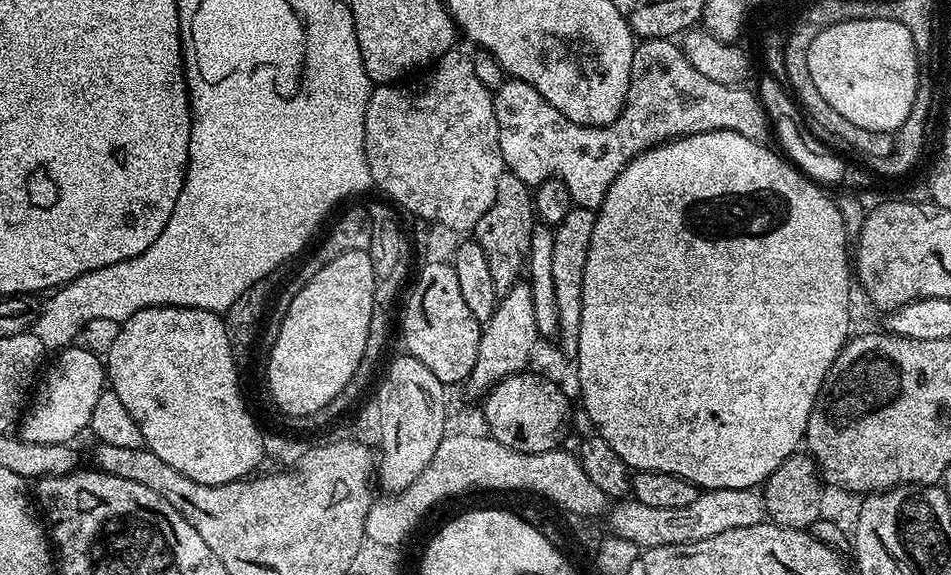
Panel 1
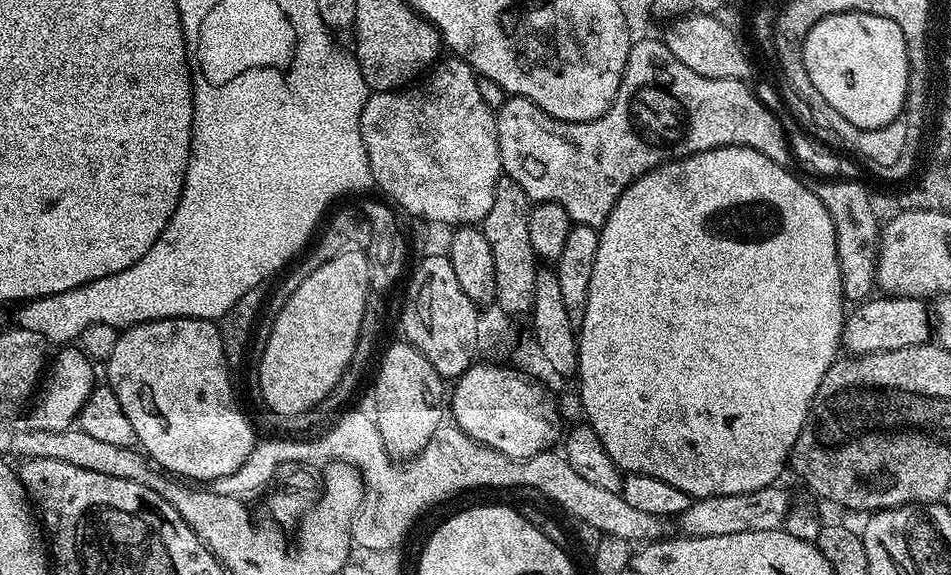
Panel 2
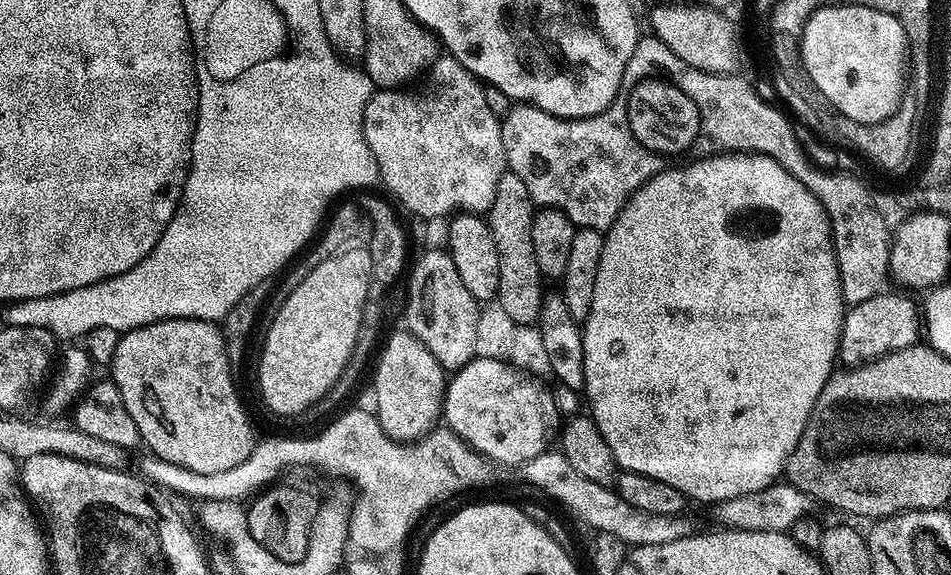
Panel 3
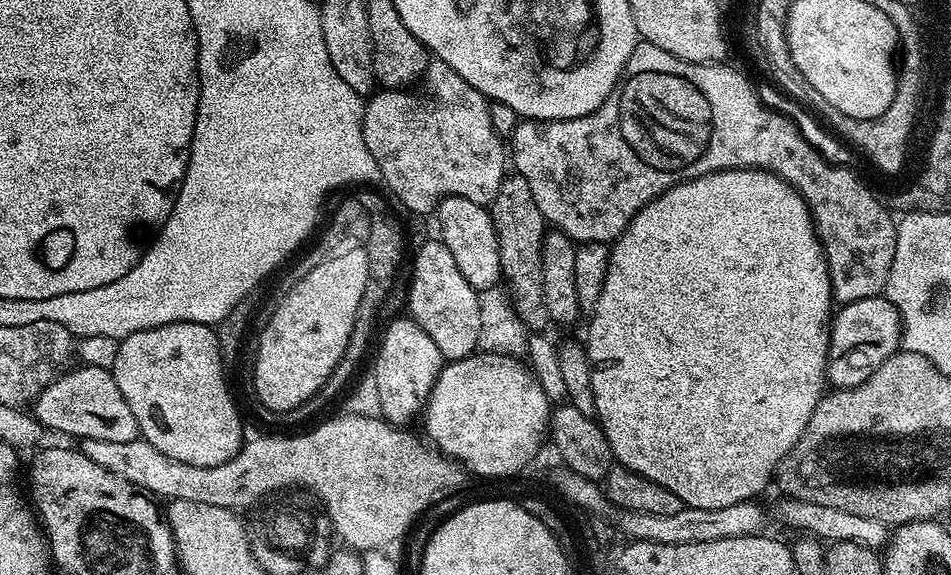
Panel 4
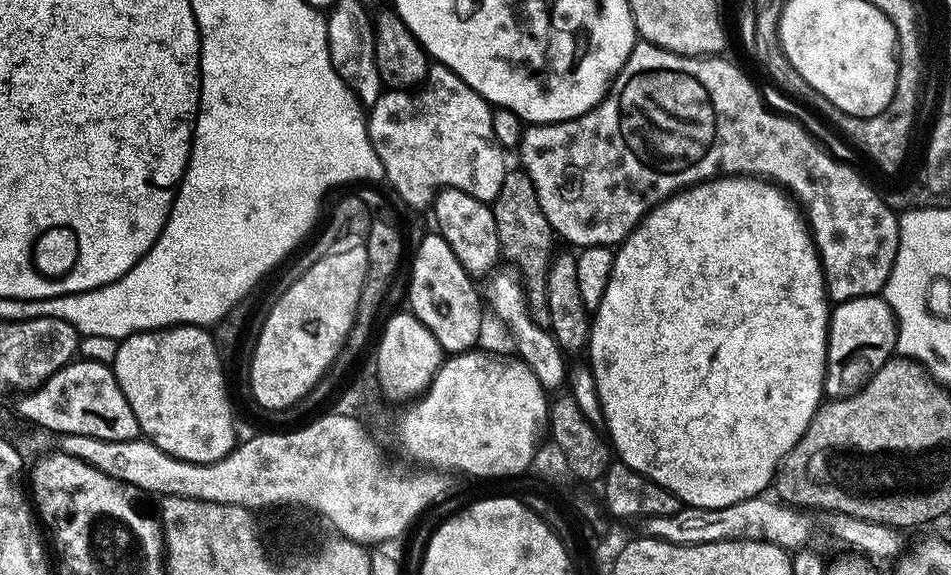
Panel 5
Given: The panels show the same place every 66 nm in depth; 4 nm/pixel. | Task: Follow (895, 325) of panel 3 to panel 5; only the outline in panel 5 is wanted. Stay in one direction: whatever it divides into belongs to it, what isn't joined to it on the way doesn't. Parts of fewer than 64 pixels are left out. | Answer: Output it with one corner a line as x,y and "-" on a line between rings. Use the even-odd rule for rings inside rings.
883,295
875,296
859,296
853,300
841,300
831,309
828,317
828,349
826,350
826,374
824,375
824,394
825,397
833,400
841,400
844,396
853,396
861,388
866,386
866,382
870,382
870,378
878,369
884,365
887,360
893,359
896,352
896,316
890,310
890,306
884,301

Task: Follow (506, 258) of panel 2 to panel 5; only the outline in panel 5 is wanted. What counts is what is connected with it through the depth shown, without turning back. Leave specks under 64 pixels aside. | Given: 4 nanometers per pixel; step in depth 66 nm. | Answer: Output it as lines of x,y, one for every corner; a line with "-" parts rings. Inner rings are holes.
523,170
505,171
502,178
502,190
498,190
496,199
491,201
494,222
500,239
500,251
513,260
519,275
522,277
524,291
527,292
528,305
532,318
538,326
550,329
550,310
546,302
546,284
548,268
552,265
552,240
554,233
550,222
546,222
546,214
542,214
542,206
538,202
538,194
534,182
530,182
527,172

